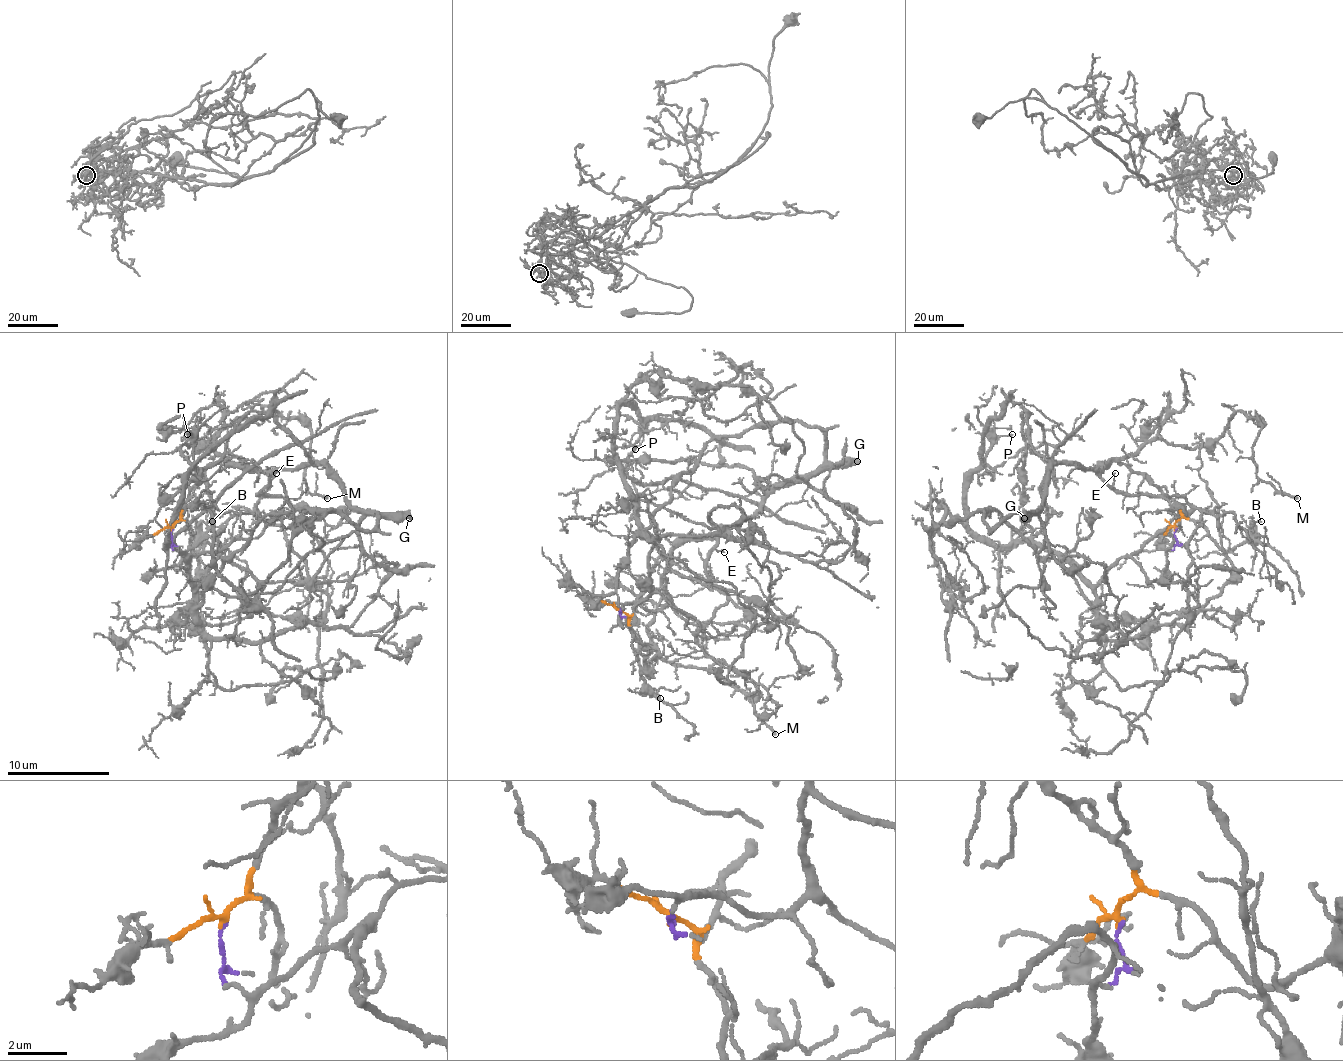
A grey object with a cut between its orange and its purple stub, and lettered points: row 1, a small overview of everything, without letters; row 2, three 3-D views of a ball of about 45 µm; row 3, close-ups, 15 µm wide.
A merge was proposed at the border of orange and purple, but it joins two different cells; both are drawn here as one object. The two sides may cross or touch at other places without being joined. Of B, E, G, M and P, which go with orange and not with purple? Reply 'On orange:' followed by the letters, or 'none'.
On orange: B, E, G, M

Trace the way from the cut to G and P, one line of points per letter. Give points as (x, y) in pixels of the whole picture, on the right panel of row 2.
G: (1175, 528), (1180, 508), (1141, 475), (1118, 462), (1103, 469), (1054, 464), (1049, 469), (1046, 498), (1023, 518)
P: (1175, 528), (1095, 585), (1033, 544), (990, 546), (967, 477), (1013, 434)

